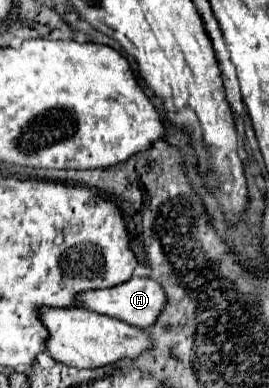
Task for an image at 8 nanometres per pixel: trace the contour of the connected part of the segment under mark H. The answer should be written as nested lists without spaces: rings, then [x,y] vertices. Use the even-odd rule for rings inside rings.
[[[131,277],[129,281],[125,281],[121,285],[115,285],[115,287],[109,287],[109,289],[79,293],[77,295],[77,305],[81,309],[103,313],[107,317],[125,321],[127,325],[145,329],[145,327],[149,327],[149,325],[155,323],[159,311],[163,309],[163,305],[165,305],[165,293],[163,293],[163,289],[161,289],[159,283],[155,283],[155,281],[147,279],[147,277]]]

